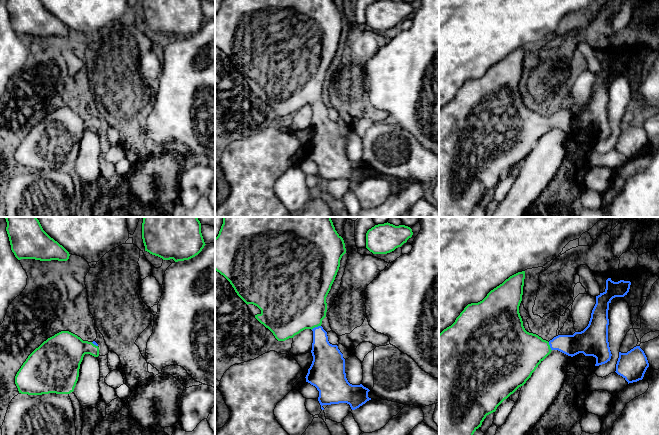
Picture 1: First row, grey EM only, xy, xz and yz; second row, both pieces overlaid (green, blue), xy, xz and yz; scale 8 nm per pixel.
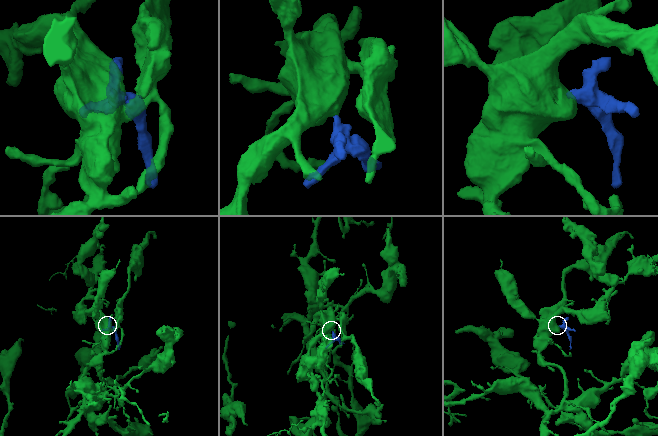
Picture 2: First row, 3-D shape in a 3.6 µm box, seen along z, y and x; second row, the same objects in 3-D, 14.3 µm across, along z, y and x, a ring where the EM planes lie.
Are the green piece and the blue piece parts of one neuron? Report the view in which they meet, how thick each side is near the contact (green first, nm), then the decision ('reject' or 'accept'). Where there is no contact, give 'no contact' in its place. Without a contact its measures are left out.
contact in xz; calibres 460 and 200 nm; accept

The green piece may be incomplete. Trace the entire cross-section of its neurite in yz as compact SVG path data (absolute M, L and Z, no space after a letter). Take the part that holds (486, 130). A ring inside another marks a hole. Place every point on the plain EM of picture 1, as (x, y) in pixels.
M525 47L510 52L491 66L482 77L468 80L455 98L439 110L439 217L470 217L486 192L495 188L505 175L523 162L552 126L558 126L571 133L579 129L593 132L596 134L595 142L610 137L612 130L608 118L609 80L613 74L627 71L630 57L614 58L608 54L605 67L596 72L596 80L588 102L581 108L558 111L548 118L536 110L527 108L523 102L519 82L524 55Z

